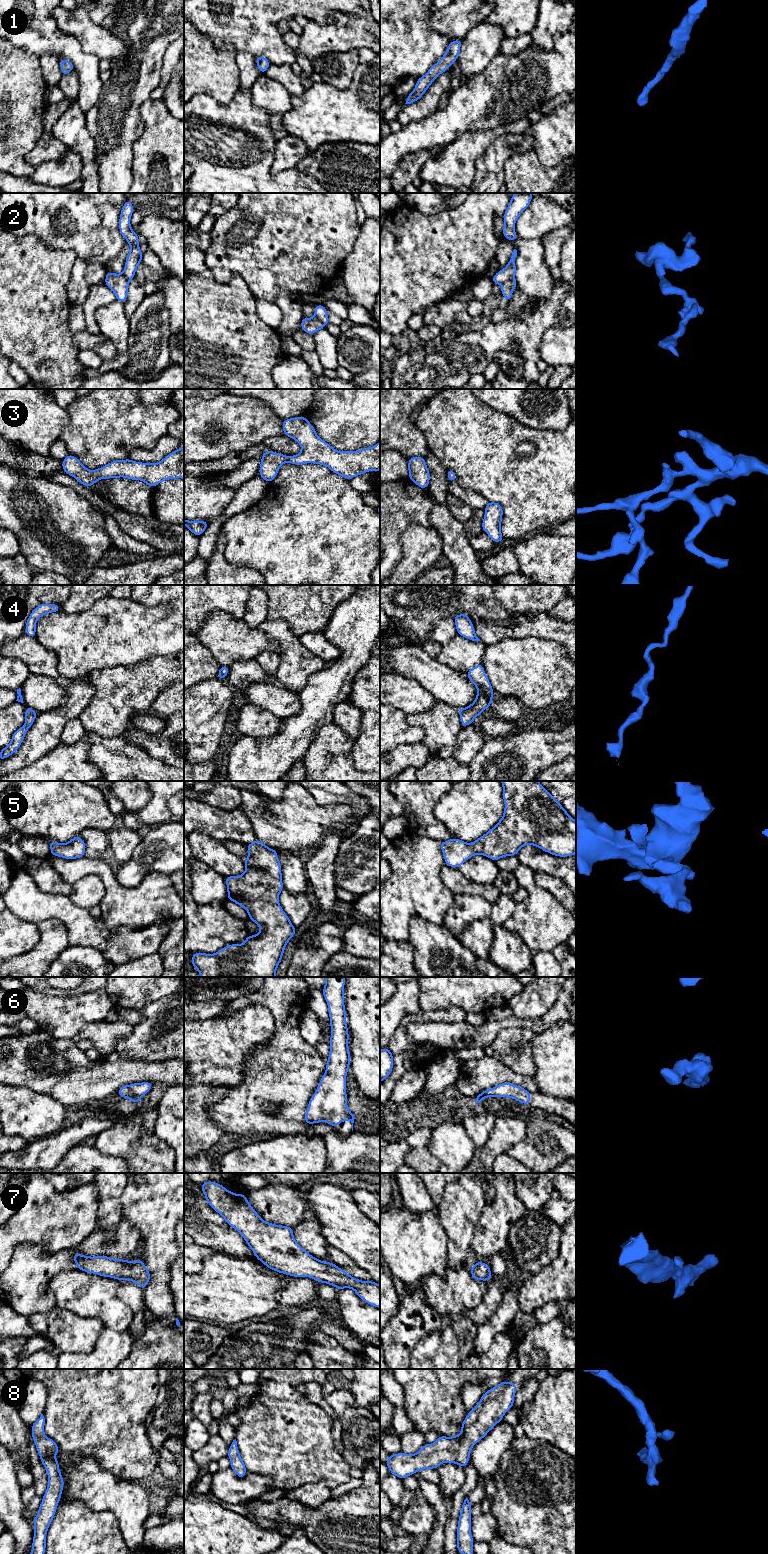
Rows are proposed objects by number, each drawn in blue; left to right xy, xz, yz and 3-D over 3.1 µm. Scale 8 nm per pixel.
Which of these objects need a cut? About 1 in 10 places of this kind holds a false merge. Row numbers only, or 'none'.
2

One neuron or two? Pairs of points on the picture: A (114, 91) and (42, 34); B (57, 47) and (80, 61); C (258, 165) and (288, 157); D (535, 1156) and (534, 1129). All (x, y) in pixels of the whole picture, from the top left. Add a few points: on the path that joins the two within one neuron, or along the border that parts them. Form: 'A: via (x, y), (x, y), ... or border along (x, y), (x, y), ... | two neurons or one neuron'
A: border along (102, 84), (99, 98), (92, 106) | two neurons
B: via (63, 47), (66, 47), (74, 55) | one neuron
C: border along (278, 140), (270, 169), (273, 175) | two neurons
D: via (537, 1149), (537, 1136) | one neuron

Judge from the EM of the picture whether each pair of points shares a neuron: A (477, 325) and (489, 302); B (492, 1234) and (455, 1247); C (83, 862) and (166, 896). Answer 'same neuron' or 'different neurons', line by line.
A: same neuron
B: different neurons
C: same neuron

